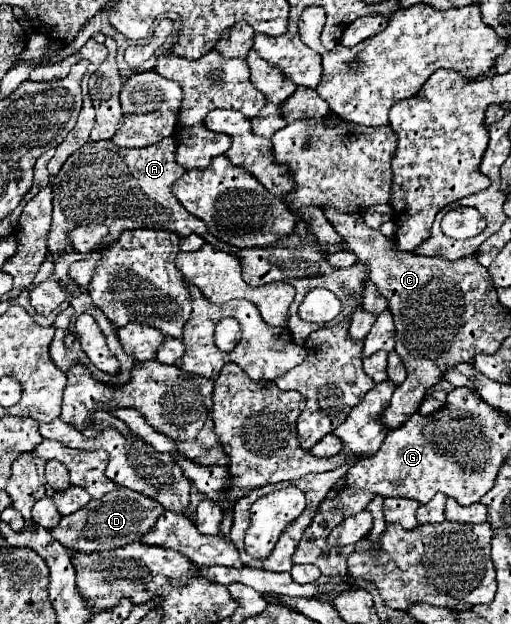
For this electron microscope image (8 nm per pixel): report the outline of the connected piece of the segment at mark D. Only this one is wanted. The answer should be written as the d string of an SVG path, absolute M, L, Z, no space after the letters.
M115 488L103 498L91 500L81 510L69 516L63 516L61 522L49 532L65 548L73 548L81 552L101 552L101 550L125 546L129 542L139 542L141 536L155 526L157 518L163 512L165 508L159 506L155 500L145 498L143 494L135 494L133 490L127 490L127 488Z

